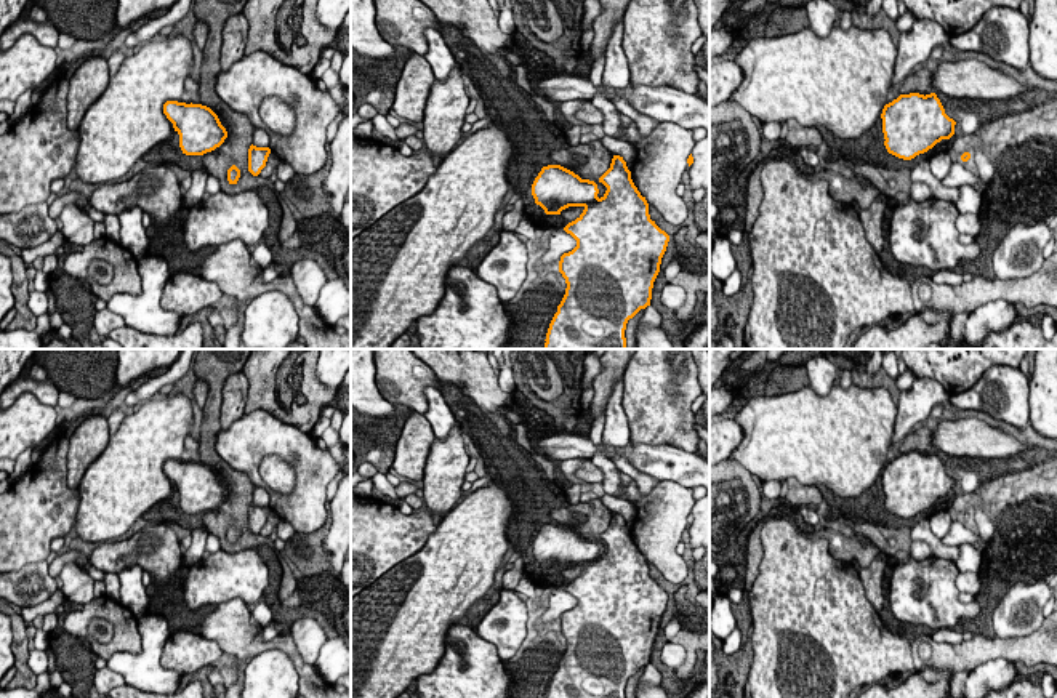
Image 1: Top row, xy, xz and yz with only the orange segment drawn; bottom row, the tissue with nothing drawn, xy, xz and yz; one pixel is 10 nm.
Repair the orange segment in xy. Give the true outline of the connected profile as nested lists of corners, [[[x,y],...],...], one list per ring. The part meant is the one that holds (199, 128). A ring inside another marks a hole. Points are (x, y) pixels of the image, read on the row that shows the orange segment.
[[[167,101],[163,114],[179,134],[179,147],[186,155],[211,152],[227,138],[218,115],[207,106]]]

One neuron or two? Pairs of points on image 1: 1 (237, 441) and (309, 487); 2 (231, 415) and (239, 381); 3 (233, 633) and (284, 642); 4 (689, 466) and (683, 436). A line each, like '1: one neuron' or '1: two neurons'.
1: one neuron
2: one neuron
3: one neuron
4: two neurons

